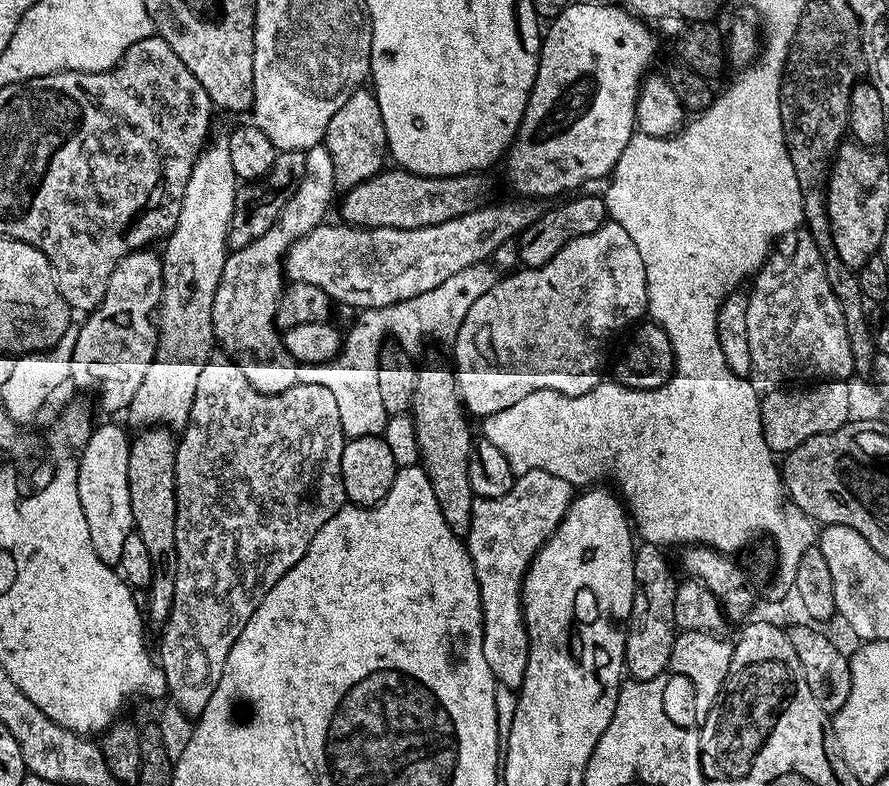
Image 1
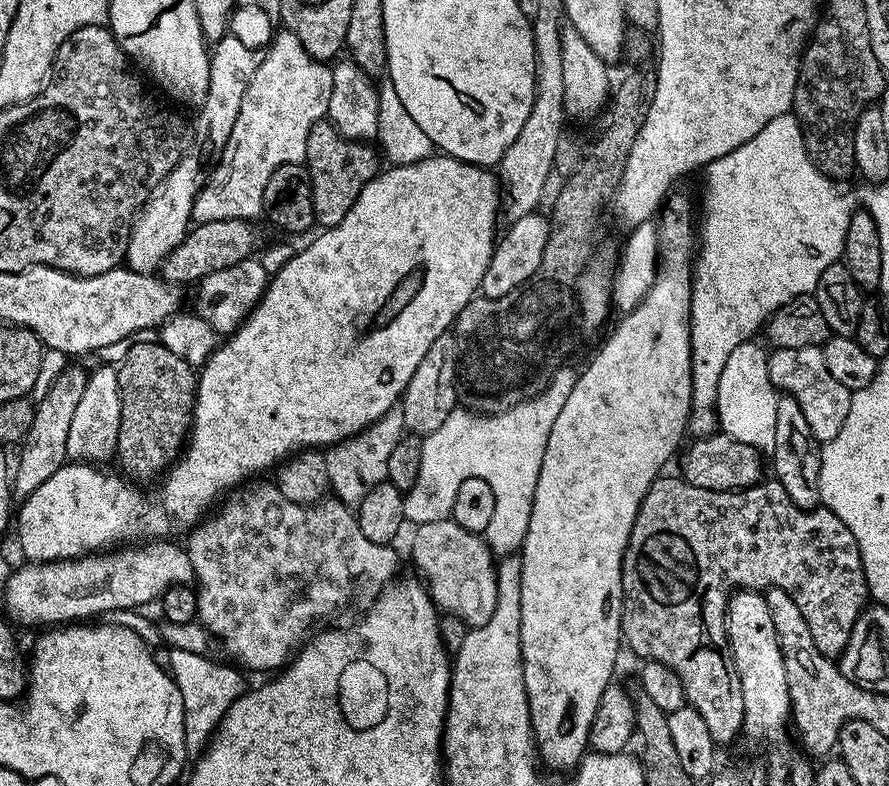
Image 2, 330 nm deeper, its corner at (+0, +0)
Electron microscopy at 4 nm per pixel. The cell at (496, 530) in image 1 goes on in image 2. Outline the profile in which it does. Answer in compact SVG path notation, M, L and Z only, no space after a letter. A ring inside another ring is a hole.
M451 518L426 522L413 532L416 533L412 536L412 560L437 609L462 618L469 629L486 623L490 614L494 614L494 602L498 598L497 561L489 541L481 533L458 526Z

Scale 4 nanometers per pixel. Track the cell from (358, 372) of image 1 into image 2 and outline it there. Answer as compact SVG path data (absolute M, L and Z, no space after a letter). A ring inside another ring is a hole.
M397 406L382 414L378 422L363 428L357 436L351 436L348 440L341 440L339 444L331 445L324 452L331 495L343 504L358 506L374 486L387 481L390 454L394 446L398 446L400 437L405 435L405 432L403 410Z

